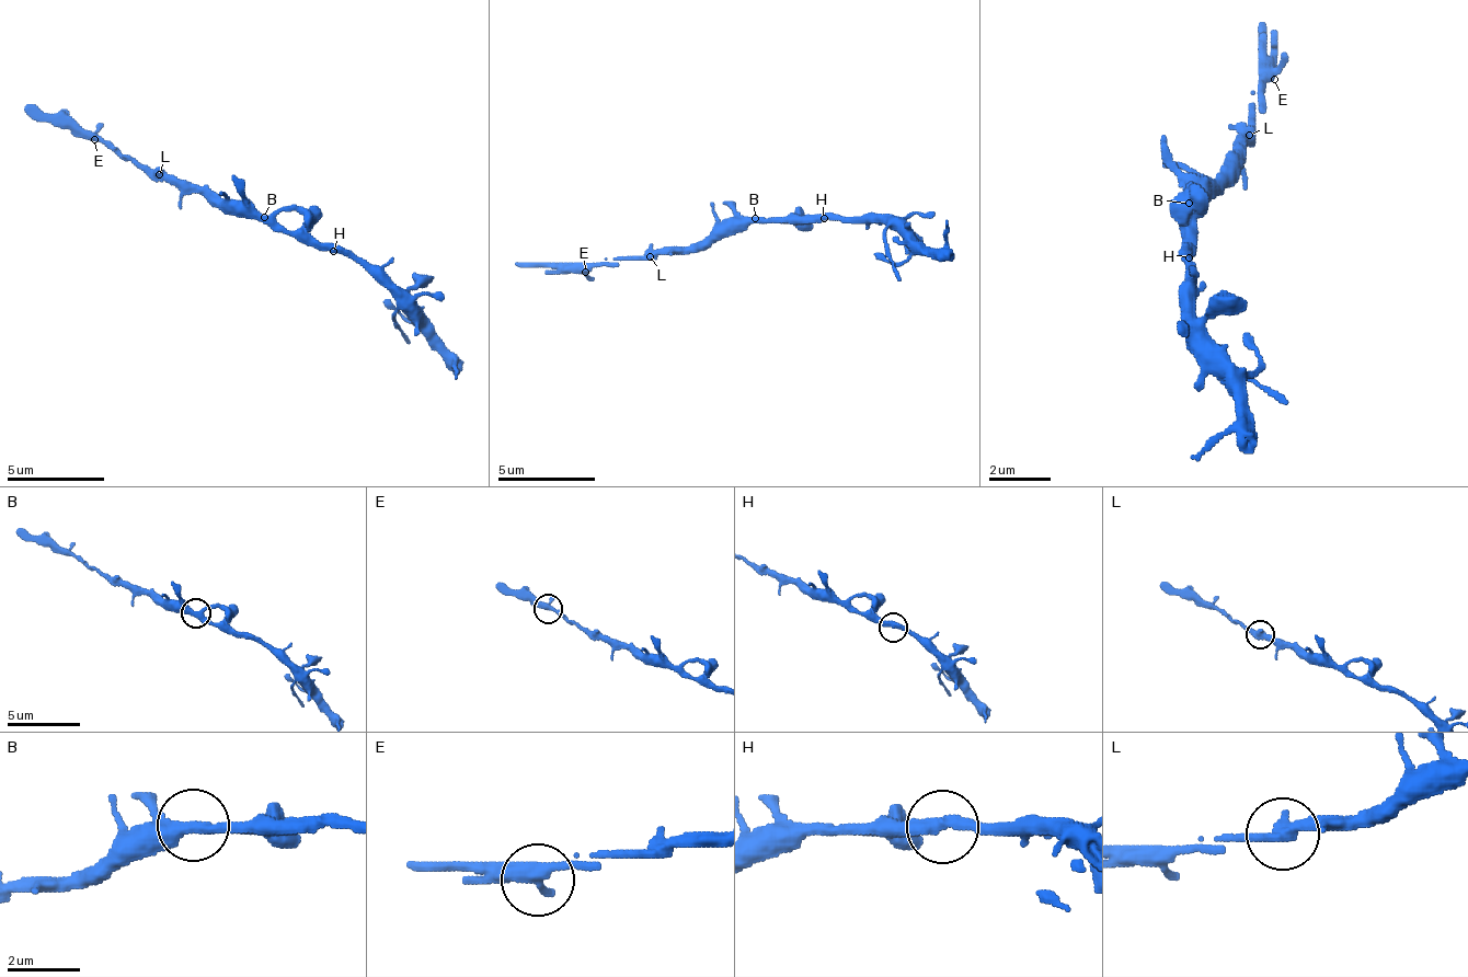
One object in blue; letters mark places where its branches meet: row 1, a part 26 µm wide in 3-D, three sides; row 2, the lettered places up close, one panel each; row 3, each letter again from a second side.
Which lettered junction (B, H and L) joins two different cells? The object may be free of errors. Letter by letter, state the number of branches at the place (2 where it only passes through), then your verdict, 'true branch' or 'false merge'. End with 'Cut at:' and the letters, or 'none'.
B: 3 | true branch
H: 2 | true branch
L: 2 | true branch
Cut at: none

